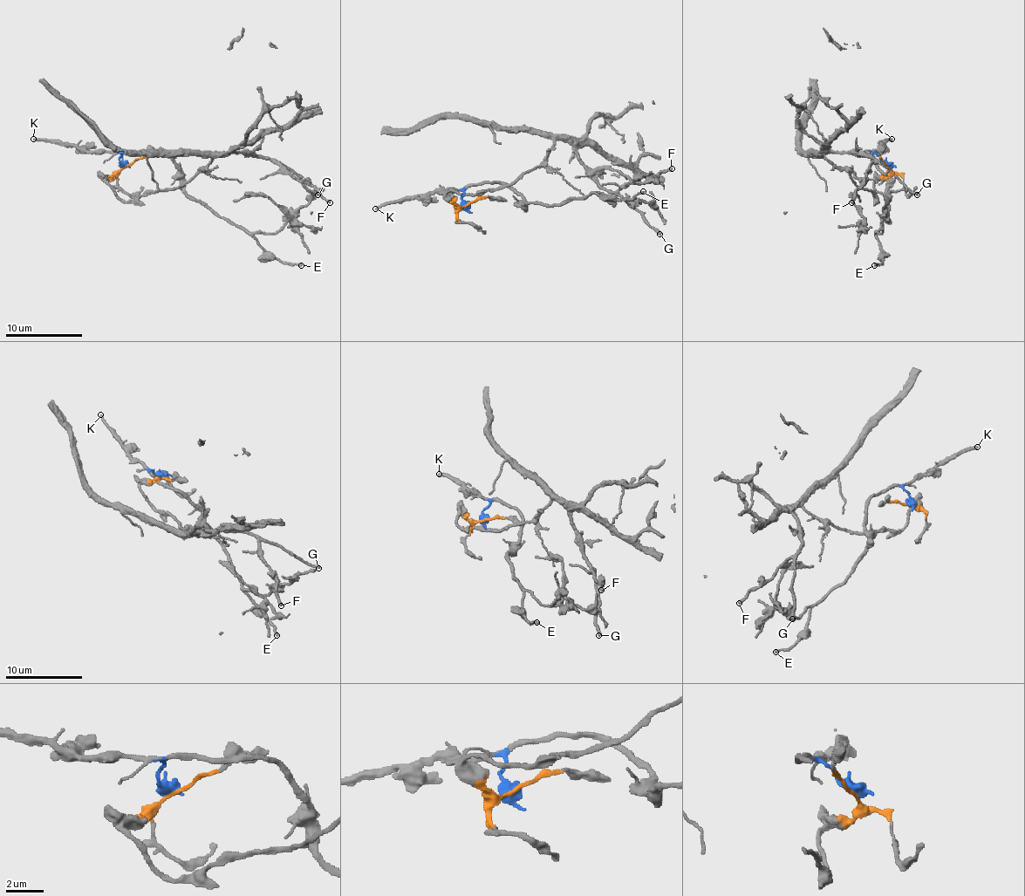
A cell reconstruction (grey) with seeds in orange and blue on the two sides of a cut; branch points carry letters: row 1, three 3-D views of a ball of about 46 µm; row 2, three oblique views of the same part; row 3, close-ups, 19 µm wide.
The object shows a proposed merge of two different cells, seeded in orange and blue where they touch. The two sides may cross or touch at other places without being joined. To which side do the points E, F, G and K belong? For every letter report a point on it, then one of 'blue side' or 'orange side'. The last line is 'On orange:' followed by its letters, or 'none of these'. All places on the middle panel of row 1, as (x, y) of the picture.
E: place (643, 191); blue side
F: place (672, 168); orange side
G: place (659, 234); orange side
K: place (375, 208); blue side
On orange: F, G

